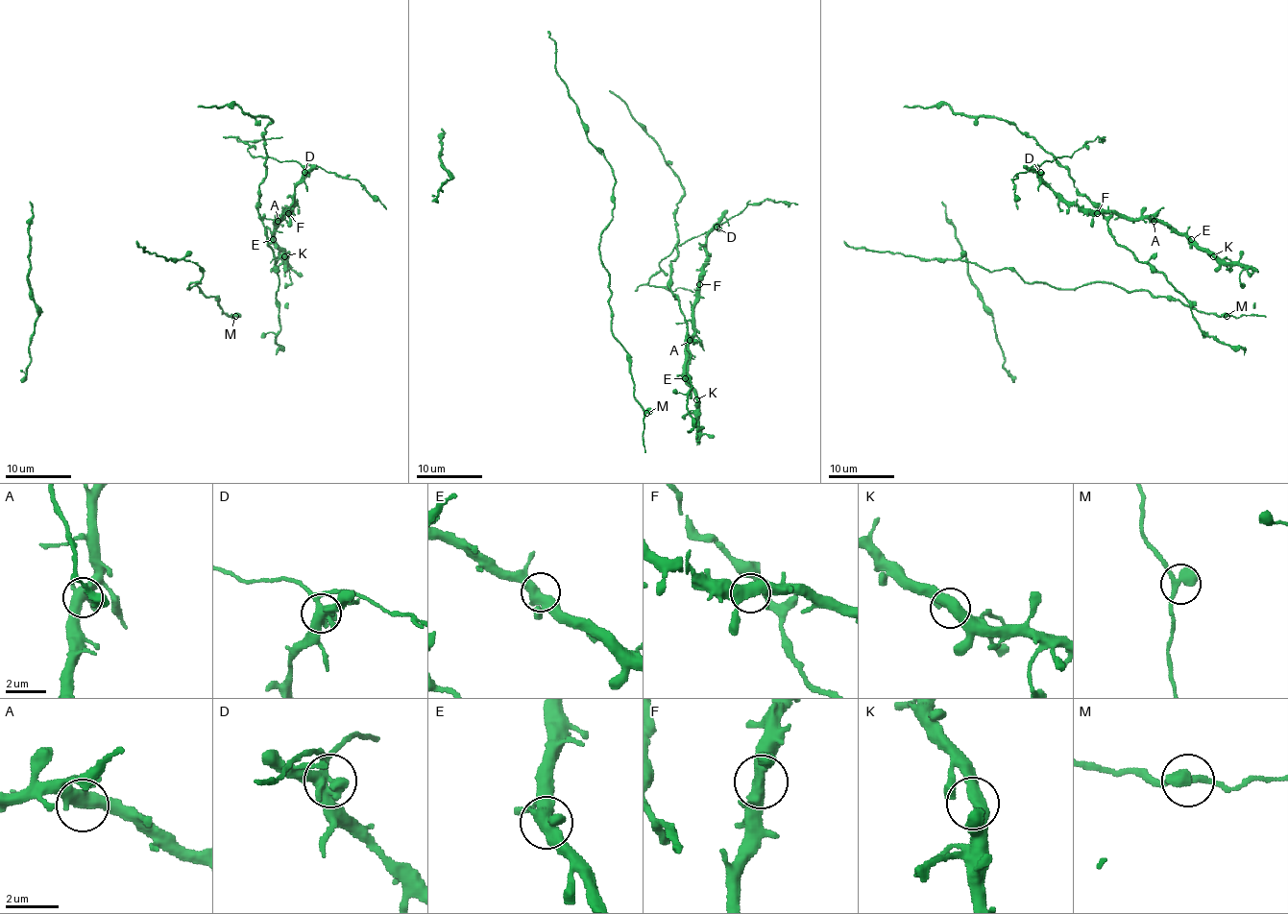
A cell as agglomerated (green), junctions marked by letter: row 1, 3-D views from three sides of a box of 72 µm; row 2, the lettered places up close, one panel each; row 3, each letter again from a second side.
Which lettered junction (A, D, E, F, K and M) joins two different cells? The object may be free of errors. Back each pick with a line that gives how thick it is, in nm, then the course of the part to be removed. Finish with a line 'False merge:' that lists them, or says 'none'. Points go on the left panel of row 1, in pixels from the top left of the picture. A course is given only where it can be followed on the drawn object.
D: calibre 440 nm; course (304, 172), (296, 161), (254, 156), (248, 152), (248, 145), (236, 138), (259, 140), (283, 137)
False merge: D

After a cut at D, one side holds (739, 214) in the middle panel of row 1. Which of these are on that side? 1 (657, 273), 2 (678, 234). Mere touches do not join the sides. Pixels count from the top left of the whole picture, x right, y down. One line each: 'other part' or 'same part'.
1: same part
2: other part

